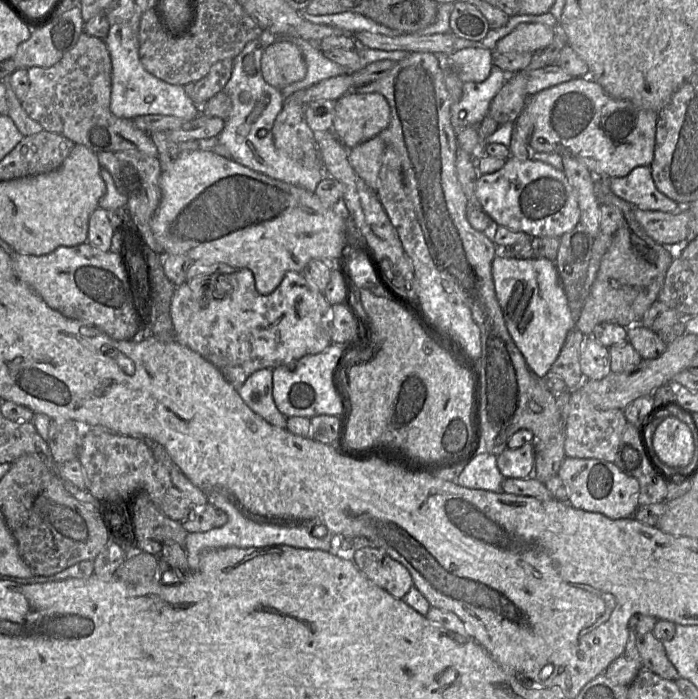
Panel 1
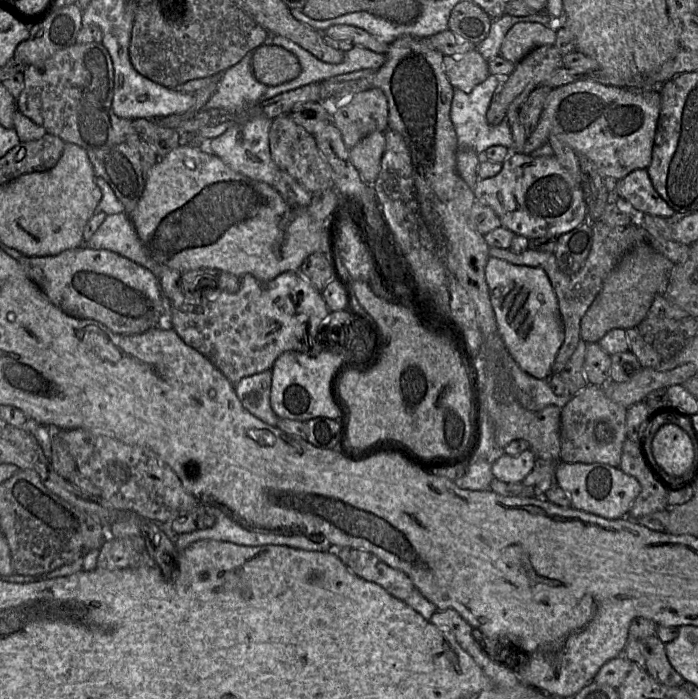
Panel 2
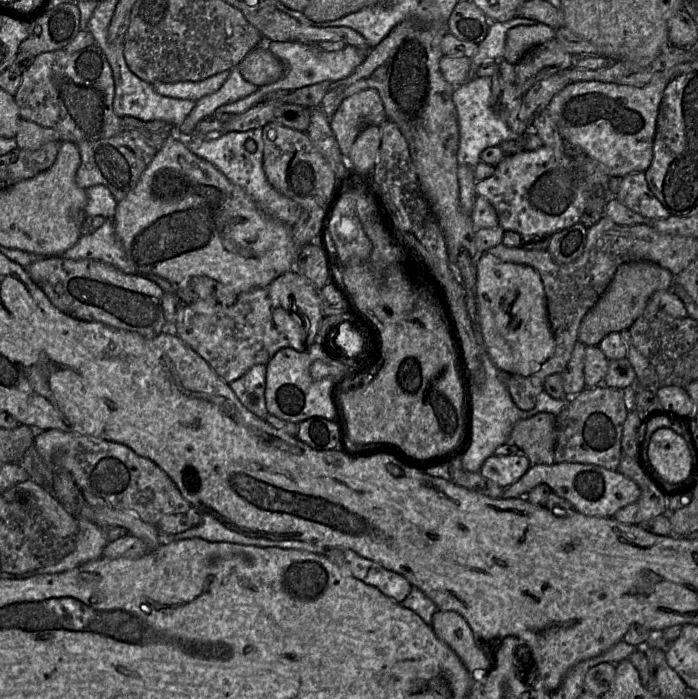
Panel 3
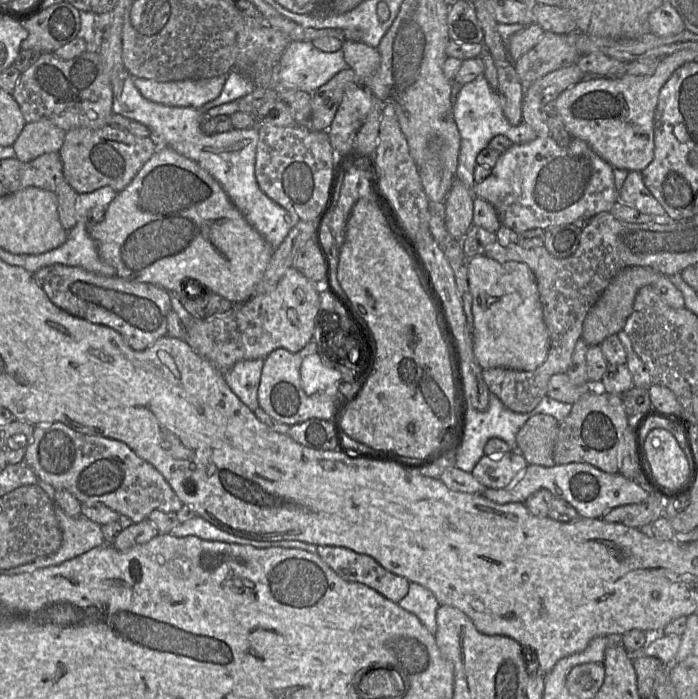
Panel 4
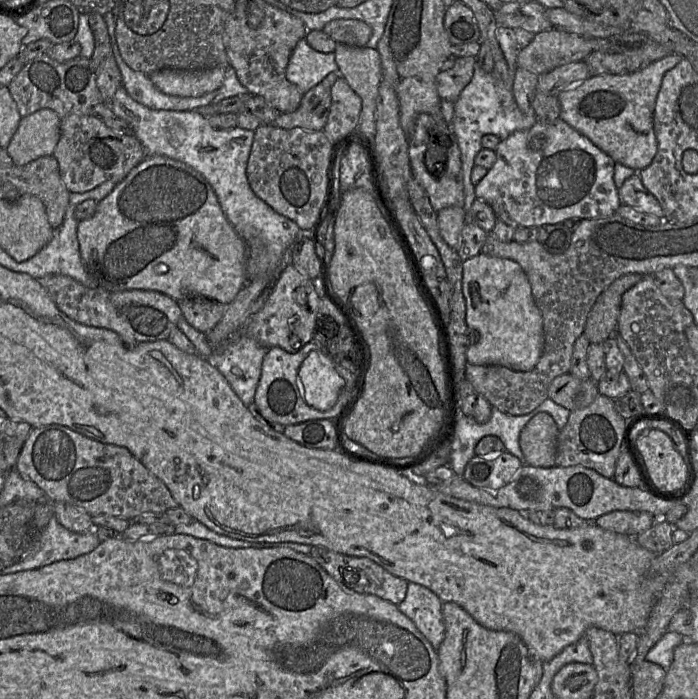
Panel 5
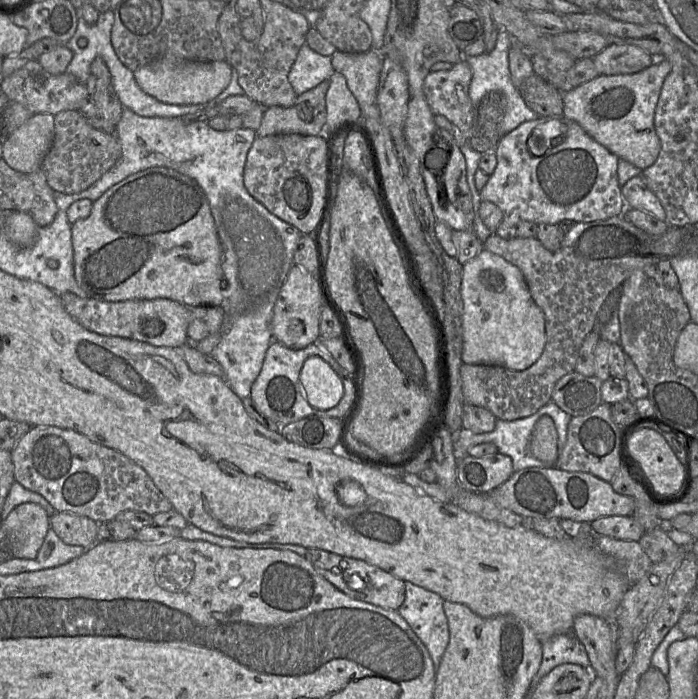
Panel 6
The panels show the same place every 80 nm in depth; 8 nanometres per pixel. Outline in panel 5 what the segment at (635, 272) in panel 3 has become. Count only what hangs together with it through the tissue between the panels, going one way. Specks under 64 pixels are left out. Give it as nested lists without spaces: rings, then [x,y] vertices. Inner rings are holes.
[[[627,274],[615,280],[598,297],[586,320],[584,335],[590,343],[602,344],[617,331],[623,294],[644,275]]]

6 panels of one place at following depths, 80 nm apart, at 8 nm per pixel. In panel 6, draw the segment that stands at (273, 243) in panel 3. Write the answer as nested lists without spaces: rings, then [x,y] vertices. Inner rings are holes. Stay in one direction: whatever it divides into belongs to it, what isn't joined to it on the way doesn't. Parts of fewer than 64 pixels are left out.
[[[166,167],[148,168],[130,175],[112,186],[93,202],[91,213],[86,218],[79,219],[72,224],[72,245],[74,252],[74,278],[88,298],[107,302],[165,298],[182,303],[189,308],[221,306],[223,302],[226,282],[221,267],[222,248],[208,198],[196,180],[174,169]]]

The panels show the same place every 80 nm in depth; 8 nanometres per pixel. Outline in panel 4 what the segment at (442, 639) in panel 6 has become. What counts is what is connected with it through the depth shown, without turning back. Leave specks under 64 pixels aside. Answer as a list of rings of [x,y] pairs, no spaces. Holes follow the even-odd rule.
[[[409,583],[407,595],[398,605],[414,614],[426,629],[434,635],[437,630],[436,611],[440,606],[434,594],[418,583]]]

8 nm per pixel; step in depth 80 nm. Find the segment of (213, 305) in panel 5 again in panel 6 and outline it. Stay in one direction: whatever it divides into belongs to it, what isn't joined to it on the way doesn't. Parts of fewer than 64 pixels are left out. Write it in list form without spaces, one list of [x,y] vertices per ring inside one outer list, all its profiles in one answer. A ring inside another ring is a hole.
[[[199,306],[191,308],[191,321],[188,326],[188,337],[201,341],[207,336],[221,330],[224,319],[222,306]]]

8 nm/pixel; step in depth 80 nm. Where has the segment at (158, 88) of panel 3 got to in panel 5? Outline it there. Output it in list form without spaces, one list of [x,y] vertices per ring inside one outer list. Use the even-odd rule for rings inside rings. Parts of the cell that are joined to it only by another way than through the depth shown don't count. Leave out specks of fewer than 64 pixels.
[[[108,12],[103,17],[111,38],[113,57],[121,72],[122,85],[135,101],[153,110],[169,111],[196,111],[213,103],[217,90],[199,97],[171,96],[161,92],[148,75],[131,69],[123,60],[116,42],[114,13]]]

